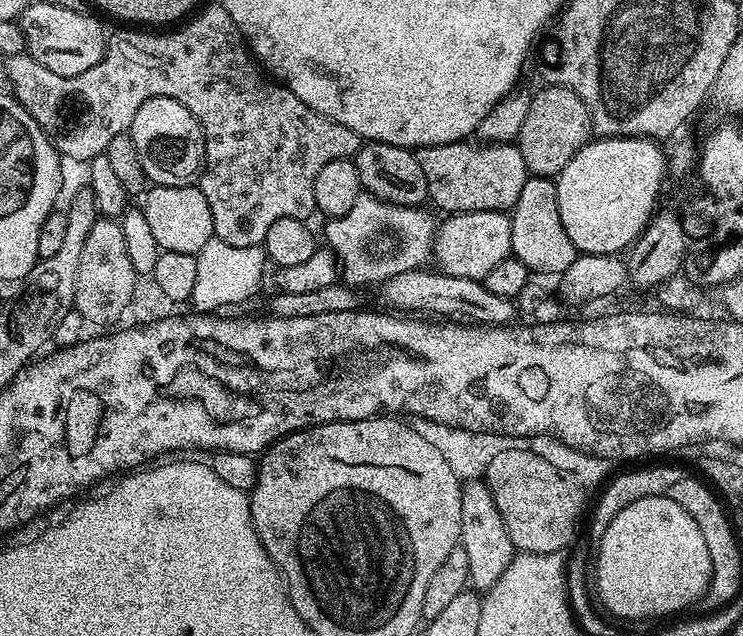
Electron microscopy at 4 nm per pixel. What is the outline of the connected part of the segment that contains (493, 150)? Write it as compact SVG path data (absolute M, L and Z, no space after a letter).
M459 140L453 144L439 144L415 149L418 166L426 174L428 200L436 203L444 214L458 212L508 212L518 202L522 186L526 186L530 175L526 161L522 159L522 150L515 144L486 144L468 140Z

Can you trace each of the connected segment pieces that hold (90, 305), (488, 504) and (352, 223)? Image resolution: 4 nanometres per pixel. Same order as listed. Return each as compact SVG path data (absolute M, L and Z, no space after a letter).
M98 218L86 234L86 246L82 246L82 259L78 266L78 286L74 286L74 310L84 320L85 325L112 324L120 315L129 311L131 295L138 273L130 262L130 253L126 250L126 234L122 234L120 220L116 218Z
M483 479L467 481L462 487L462 530L459 547L466 550L466 558L470 562L468 579L476 590L492 588L506 574L506 566L510 566L514 549L510 542L510 534L506 534L506 522L502 522L502 514L494 506L494 498Z
M361 194L346 214L331 217L325 223L328 225L324 236L339 263L343 283L364 290L367 284L380 286L395 275L425 267L433 259L432 243L436 241L438 220L424 210L420 206L398 206L377 196Z

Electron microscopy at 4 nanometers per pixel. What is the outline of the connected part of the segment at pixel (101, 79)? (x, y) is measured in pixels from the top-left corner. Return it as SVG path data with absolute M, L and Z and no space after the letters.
M219 2L213 3L213 8L202 8L187 23L180 26L185 26L185 28L177 27L175 30L160 30L157 31L160 32L157 36L152 33L155 32L152 30L116 32L113 36L111 33L106 40L104 57L94 66L90 66L90 70L86 70L86 74L74 74L73 76L54 74L54 70L46 70L46 66L42 66L42 62L38 62L34 57L29 56L27 51L19 52L3 61L2 67L8 72L6 84L10 89L11 95L15 96L18 103L36 119L38 126L42 126L44 133L52 139L61 157L68 159L69 156L72 160L84 160L83 162L90 162L96 156L105 155L110 142L114 142L114 138L118 134L128 132L131 129L134 122L134 114L138 114L138 106L142 106L142 102L146 102L150 98L162 98L163 96L182 102L182 106L186 106L186 110L190 110L190 114L194 114L194 118L200 124L200 129L204 132L204 167L198 177L198 187L202 190L202 194L206 194L206 202L210 202L213 237L222 242L230 242L230 246L263 245L266 233L270 230L270 225L273 222L278 222L278 218L308 220L316 212L314 178L318 178L318 170L322 170L322 166L326 166L326 162L355 157L360 150L362 141L358 134L354 134L354 130L350 130L346 126L342 126L338 122L334 122L330 118L310 110L310 106L306 106L306 102L302 102L302 98L294 95L287 86L265 75L258 67L257 61L250 55L250 49L244 37L237 30L235 22L230 18L230 14L226 14L226 10Z

